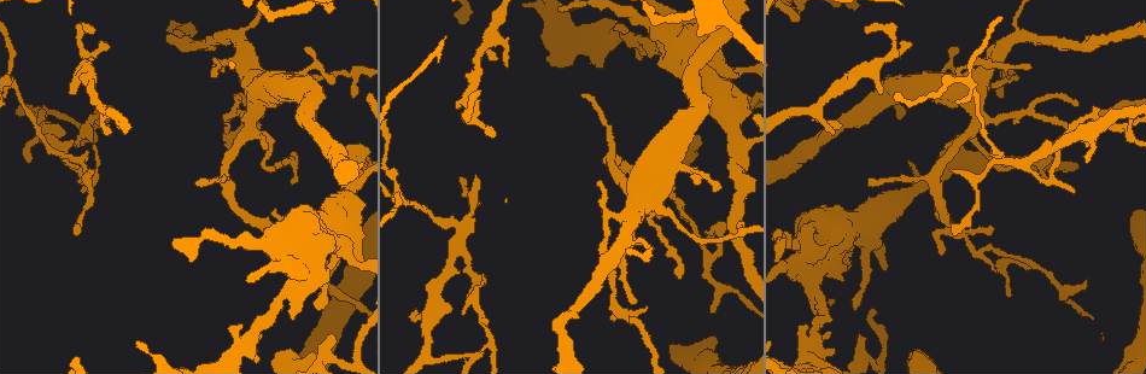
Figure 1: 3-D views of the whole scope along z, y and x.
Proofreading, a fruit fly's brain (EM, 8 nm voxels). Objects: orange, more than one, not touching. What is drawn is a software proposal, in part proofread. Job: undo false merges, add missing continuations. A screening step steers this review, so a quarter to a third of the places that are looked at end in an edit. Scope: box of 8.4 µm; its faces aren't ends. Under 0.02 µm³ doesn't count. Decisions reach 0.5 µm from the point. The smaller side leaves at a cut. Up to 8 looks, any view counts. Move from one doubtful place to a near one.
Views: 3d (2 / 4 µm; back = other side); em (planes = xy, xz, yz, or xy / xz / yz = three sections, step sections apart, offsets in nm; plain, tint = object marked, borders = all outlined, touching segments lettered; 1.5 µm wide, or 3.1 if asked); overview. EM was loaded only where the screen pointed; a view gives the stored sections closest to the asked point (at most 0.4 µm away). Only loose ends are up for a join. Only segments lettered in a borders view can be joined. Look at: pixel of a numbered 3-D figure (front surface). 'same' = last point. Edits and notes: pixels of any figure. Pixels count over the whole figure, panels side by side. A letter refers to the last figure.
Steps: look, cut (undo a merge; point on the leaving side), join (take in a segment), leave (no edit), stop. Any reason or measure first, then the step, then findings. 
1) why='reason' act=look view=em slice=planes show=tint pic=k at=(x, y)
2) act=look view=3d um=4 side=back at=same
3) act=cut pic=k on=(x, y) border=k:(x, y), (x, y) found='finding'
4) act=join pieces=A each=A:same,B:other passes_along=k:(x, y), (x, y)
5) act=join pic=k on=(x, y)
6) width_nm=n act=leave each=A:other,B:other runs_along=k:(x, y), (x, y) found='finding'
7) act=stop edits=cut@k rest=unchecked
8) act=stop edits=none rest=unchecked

why='thick turns thin' act=look view=em slice=planes show=borders pic=1 at=(249, 243)

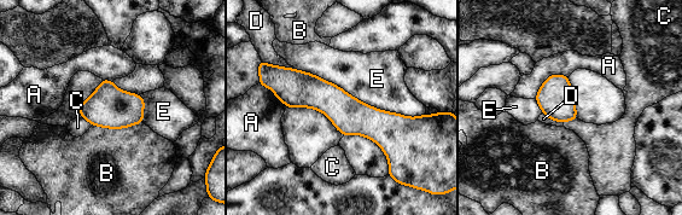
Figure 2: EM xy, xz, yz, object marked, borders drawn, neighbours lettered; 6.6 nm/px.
act=leave each=A:other,B:other,C:other,D:other,E:other runs_along=2:(273, 86), (412, 126) found='all the same neuron'

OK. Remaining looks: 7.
act=look view=em slice=xz step=8 show=tint pic=1 at=(77, 232)

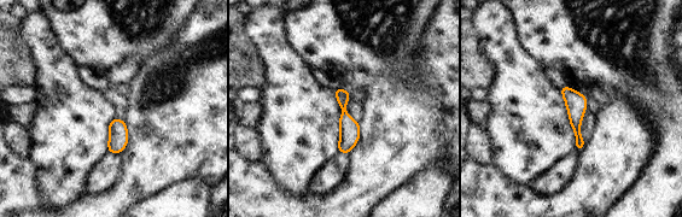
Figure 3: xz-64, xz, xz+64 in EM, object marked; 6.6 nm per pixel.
why='cut it another way' act=look view=em slice=planes show=borders at=same

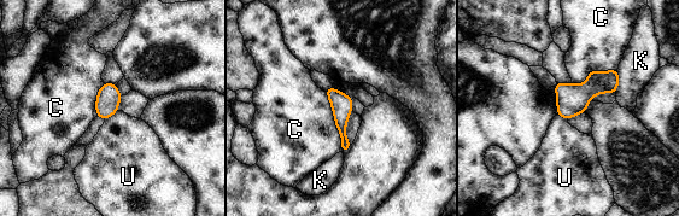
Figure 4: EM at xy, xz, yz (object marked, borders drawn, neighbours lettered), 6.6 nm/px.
longest_contact=C:420nm act=leave each=C:other,K:other,U:other border=4:(325, 92), (340, 136), (341, 151) found='none of them fits'

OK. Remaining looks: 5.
act=look view=3d um=2 pic=1 at=(864, 30)

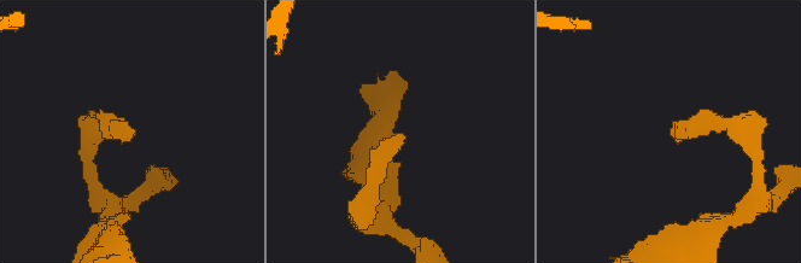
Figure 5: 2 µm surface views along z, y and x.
act=look view=em slice=planes show=borders pic=5 at=(672, 136)

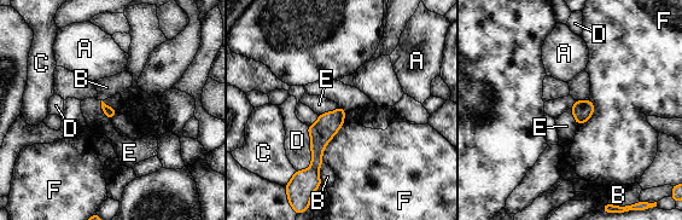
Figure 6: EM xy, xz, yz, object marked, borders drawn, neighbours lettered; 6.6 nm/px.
act=leave each=A:other,B:other,C:other,D:other,E:other,F:other runs_along=6:(340, 111), (321, 133), (315, 177) found='no lettered segment goes on from it'

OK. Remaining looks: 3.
act=stop edits=none rest=unchecked

